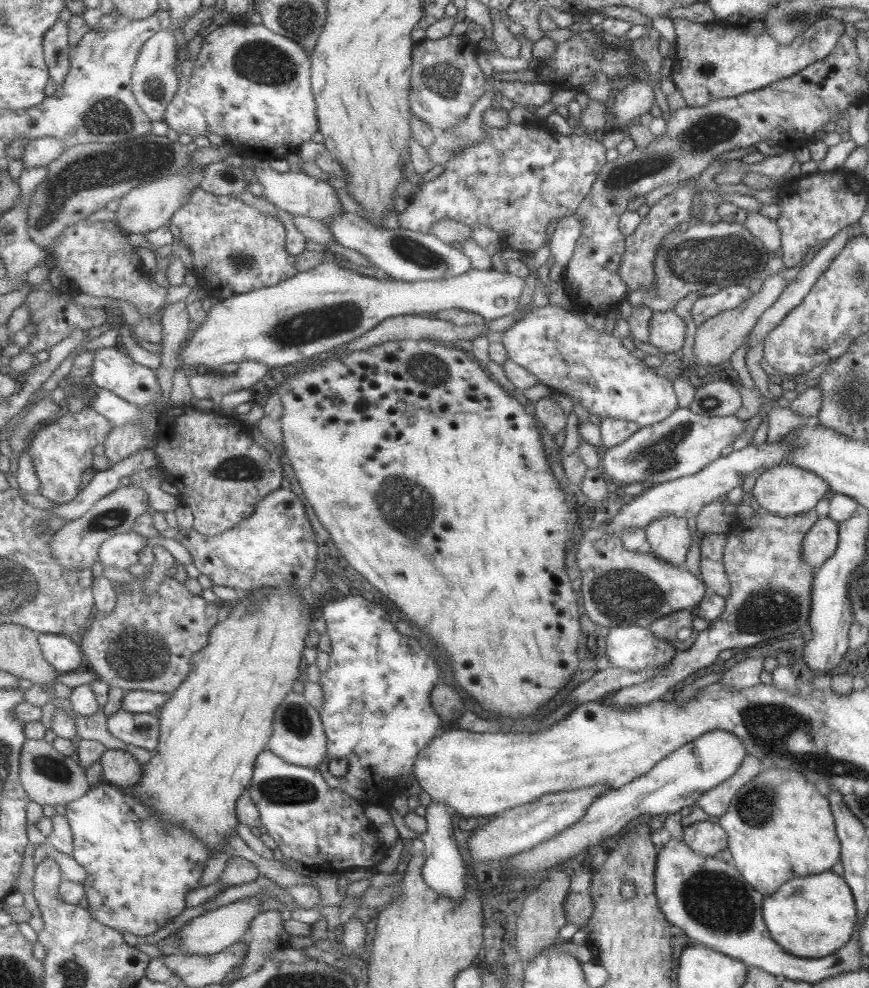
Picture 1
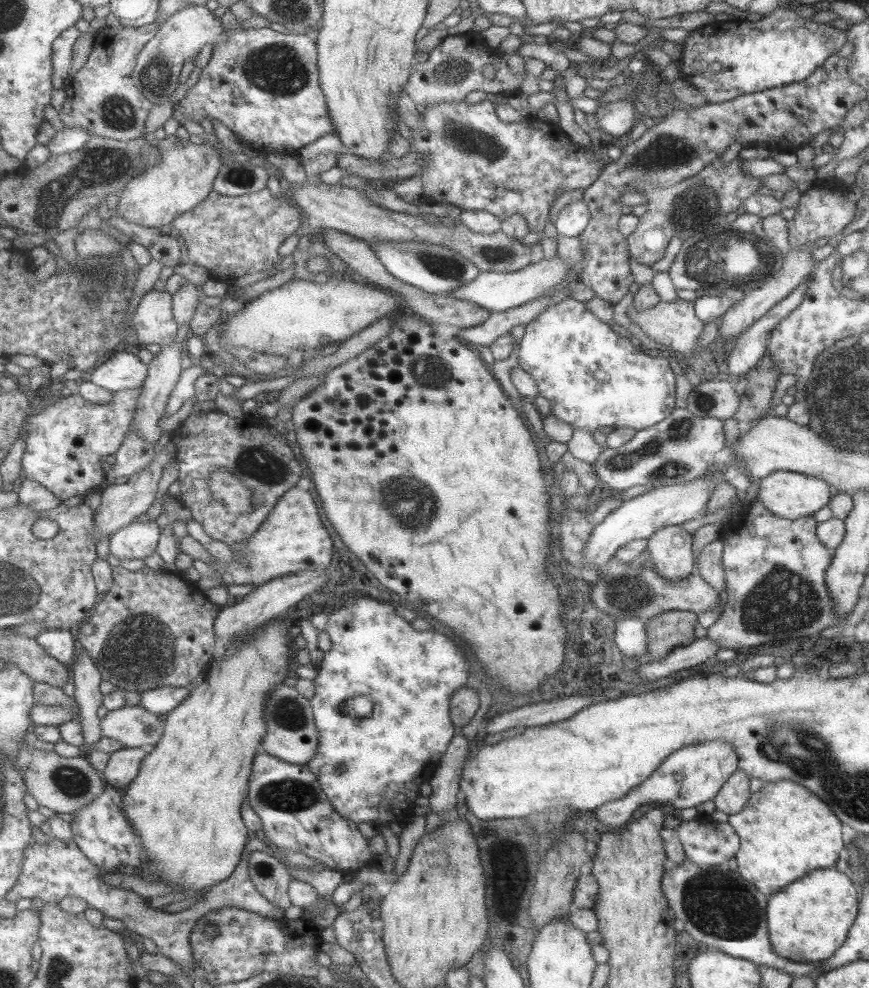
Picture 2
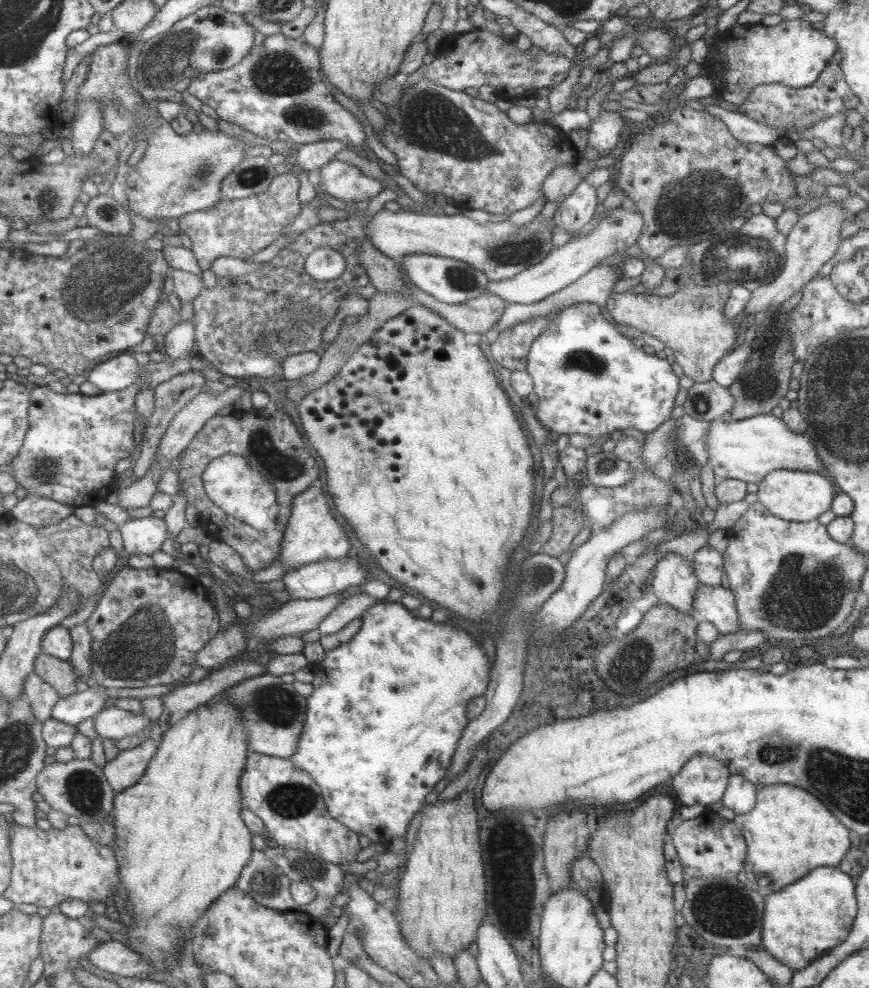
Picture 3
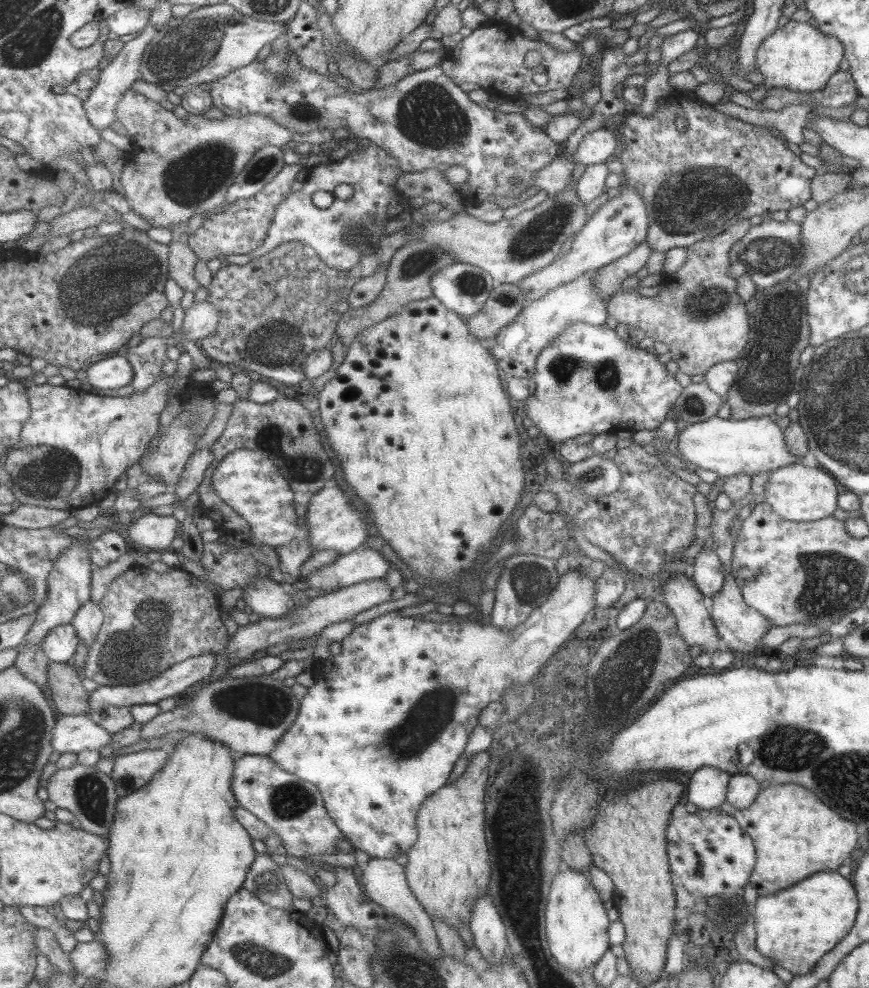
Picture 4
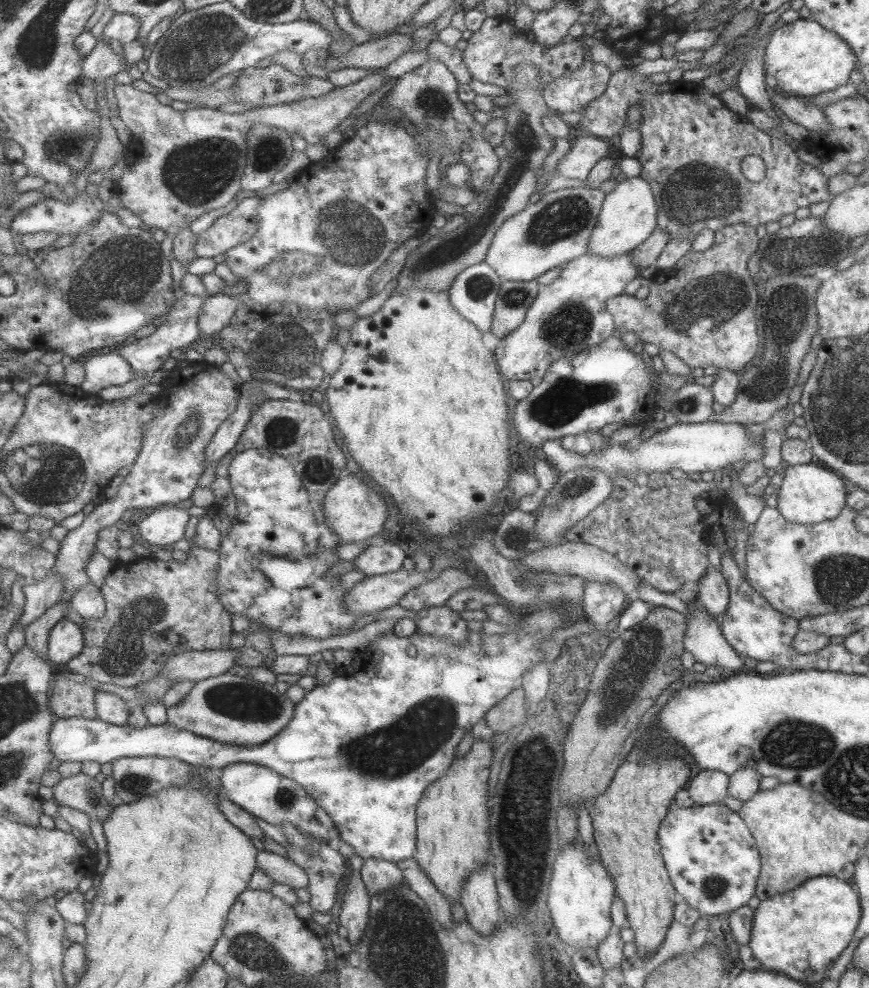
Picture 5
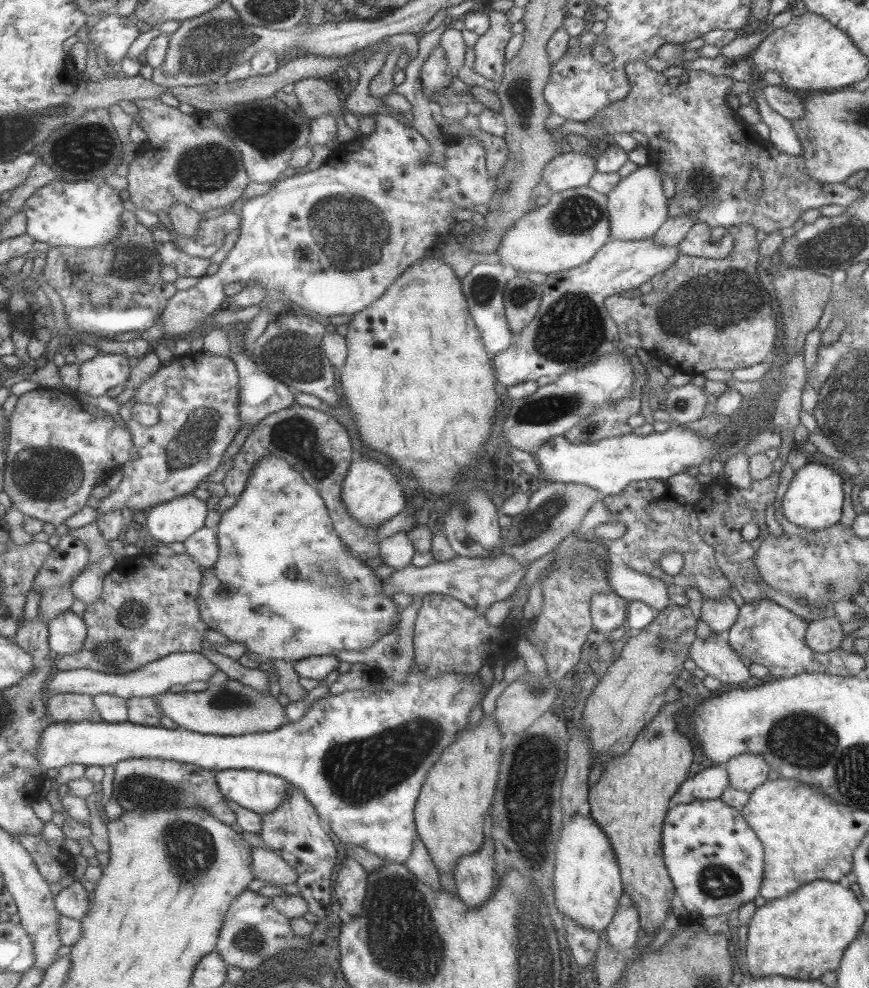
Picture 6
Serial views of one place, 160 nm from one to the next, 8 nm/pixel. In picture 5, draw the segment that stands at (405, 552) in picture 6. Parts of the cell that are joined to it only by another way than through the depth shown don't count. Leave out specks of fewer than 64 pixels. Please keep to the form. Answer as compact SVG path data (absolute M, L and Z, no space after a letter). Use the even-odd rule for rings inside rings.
M389 541L369 545L355 560L354 567L367 577L397 572L403 568L407 554Z

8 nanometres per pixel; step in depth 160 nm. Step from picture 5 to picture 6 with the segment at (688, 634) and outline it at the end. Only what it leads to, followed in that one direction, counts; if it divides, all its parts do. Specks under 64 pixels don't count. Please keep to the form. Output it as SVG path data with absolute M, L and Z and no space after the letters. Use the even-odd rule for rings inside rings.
M712 633L705 640L697 637L694 639L688 650L688 658L693 660L697 668L727 684L731 682L745 686L753 682L747 666L729 647L723 635Z

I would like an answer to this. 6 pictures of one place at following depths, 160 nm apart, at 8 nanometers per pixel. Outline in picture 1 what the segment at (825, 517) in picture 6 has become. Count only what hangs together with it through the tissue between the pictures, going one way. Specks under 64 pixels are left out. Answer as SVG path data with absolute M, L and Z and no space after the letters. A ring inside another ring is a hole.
M783 462L776 467L761 472L757 476L750 494L753 495L759 507L767 513L786 517L801 515L813 509L829 489L828 484L820 476Z

